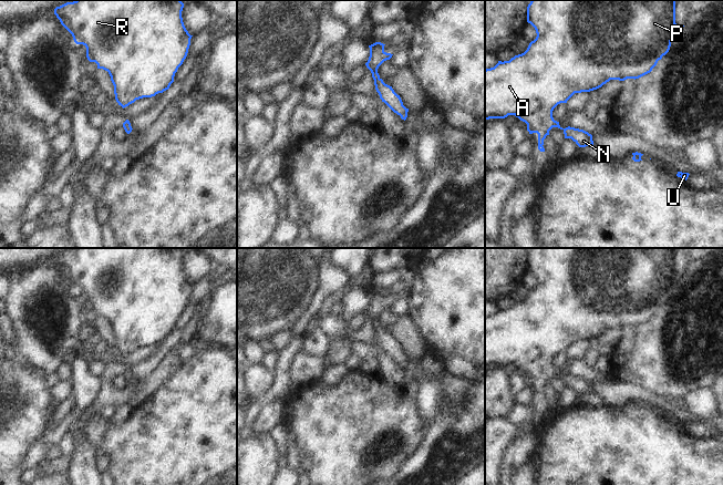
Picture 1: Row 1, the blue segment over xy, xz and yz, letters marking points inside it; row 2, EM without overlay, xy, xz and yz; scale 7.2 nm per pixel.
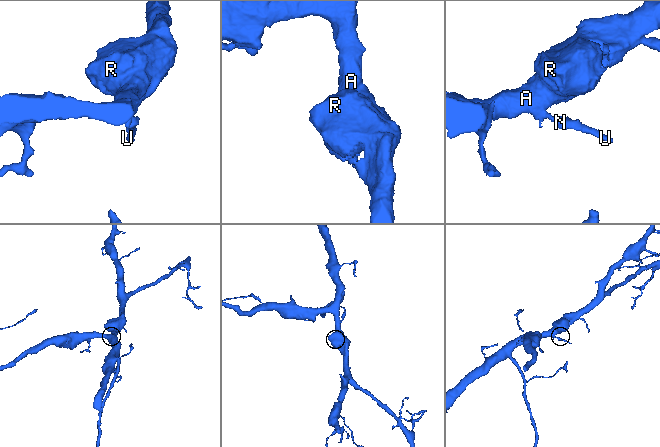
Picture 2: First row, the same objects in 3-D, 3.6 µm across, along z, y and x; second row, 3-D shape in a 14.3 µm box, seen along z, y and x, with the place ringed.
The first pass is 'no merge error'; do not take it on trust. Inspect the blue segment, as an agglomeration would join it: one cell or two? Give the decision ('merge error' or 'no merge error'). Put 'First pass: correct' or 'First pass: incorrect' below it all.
no merge error
First pass: correct

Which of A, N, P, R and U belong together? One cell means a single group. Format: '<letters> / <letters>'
A N P R U

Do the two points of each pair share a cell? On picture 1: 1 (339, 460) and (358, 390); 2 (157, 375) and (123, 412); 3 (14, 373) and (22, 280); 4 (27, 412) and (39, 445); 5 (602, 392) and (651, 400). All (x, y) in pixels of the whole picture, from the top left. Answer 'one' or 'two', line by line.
1: one
2: two
3: two
4: two
5: one

